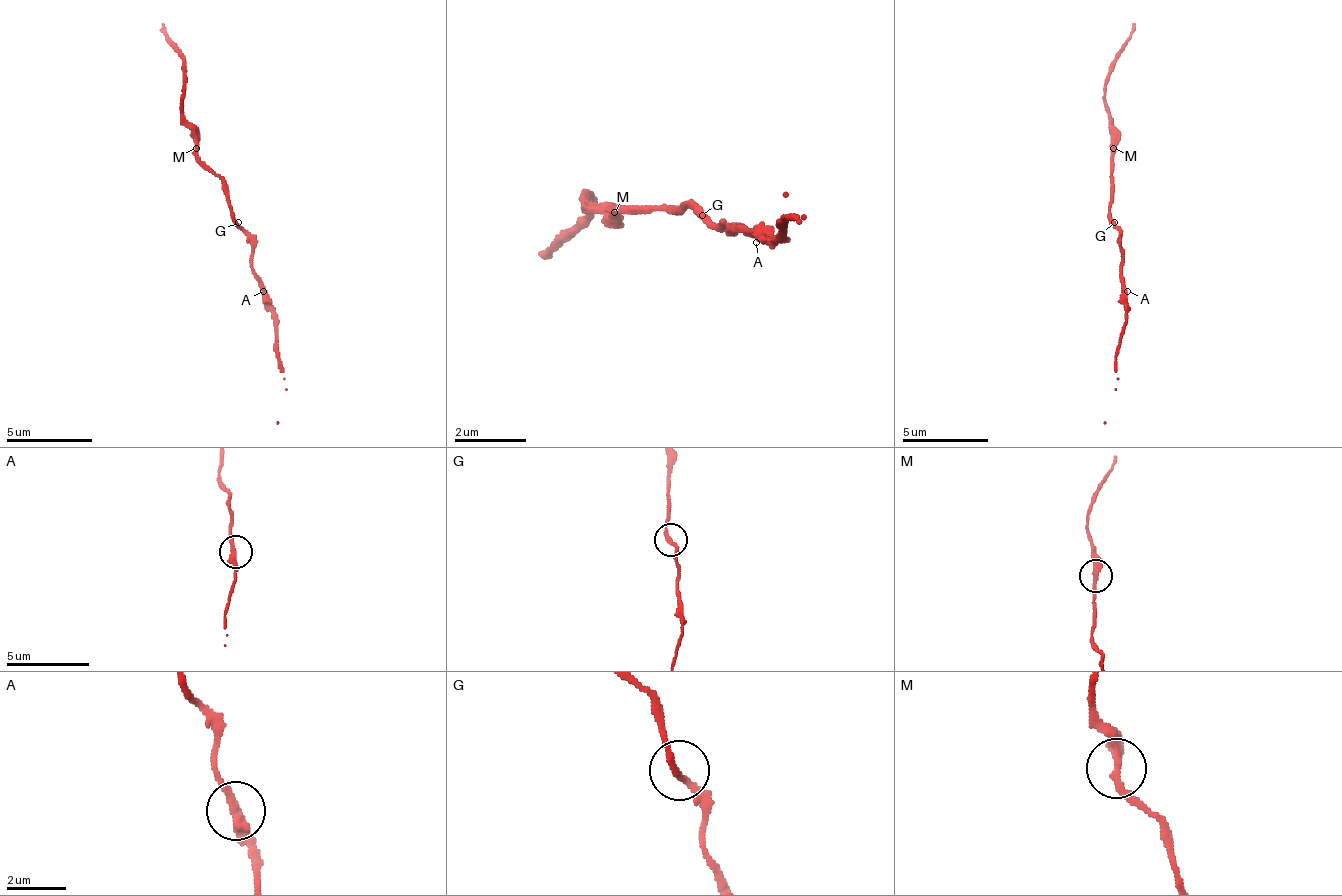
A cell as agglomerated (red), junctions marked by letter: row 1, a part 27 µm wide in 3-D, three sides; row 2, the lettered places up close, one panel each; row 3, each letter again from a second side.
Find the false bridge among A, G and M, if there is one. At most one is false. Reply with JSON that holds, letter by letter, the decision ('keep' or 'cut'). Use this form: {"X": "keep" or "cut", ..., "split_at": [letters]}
{"A": "keep", "G": "keep", "M": "keep", "split_at": []}

